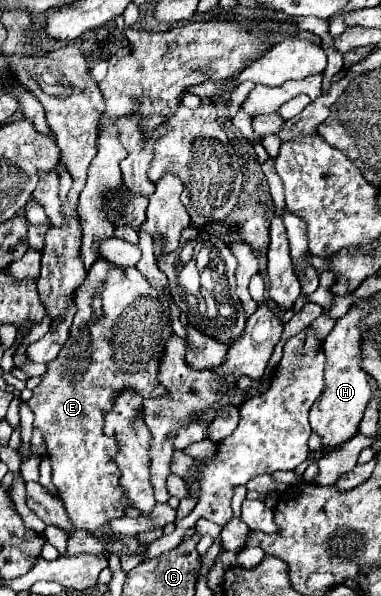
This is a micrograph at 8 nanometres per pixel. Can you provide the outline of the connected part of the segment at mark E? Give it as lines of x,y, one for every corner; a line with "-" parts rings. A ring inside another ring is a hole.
100,259
94,263
94,269
88,271
86,281
78,289
76,295
78,311
74,315
70,337
66,345
62,347
56,361
48,363
46,375
42,375
42,383
34,389
32,399
26,403
34,413
34,427
38,427
44,435
44,443
48,449
48,457
52,463
52,483
58,489
58,495
64,503
64,509
70,517
70,521
90,535
98,539
108,539
106,551
112,555
146,555
148,545
142,545
138,541
138,535
120,535
120,539
114,539
114,533
110,531
110,521
124,515
126,507
132,507
128,503
128,495
120,485
118,467
114,461
110,461
110,455
118,449
114,443
114,437
106,437
102,431
102,407
110,403
110,391
118,391
118,387
134,387
134,391
146,395
164,395
162,387
156,383
156,371
162,357
162,343
172,335
170,329
170,299
162,293
158,293
136,267
118,269
108,259
-
100,295
104,303
104,317
94,319
92,317
92,297

